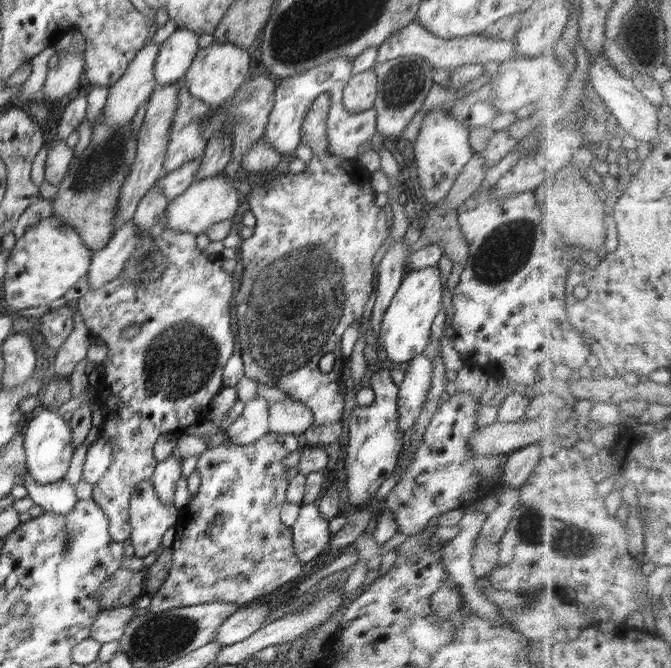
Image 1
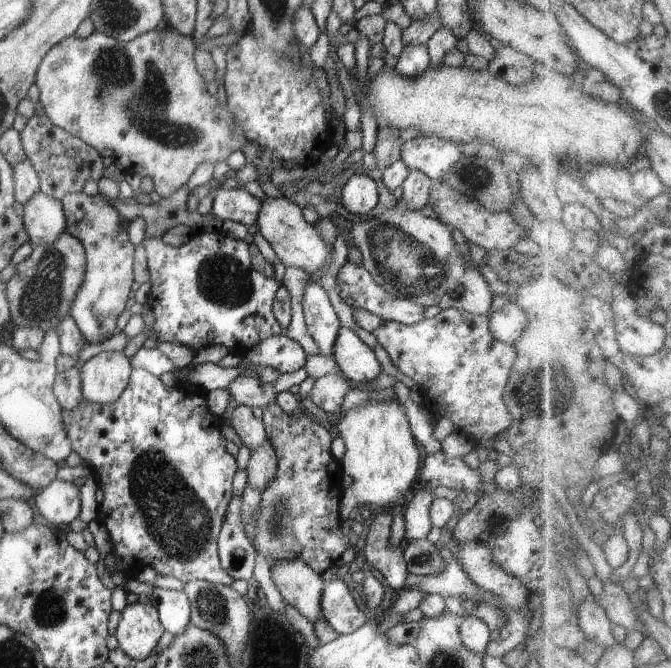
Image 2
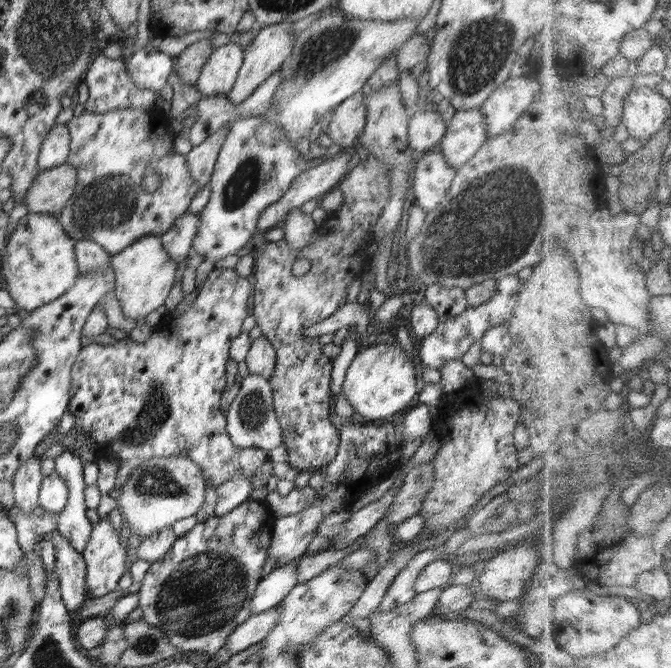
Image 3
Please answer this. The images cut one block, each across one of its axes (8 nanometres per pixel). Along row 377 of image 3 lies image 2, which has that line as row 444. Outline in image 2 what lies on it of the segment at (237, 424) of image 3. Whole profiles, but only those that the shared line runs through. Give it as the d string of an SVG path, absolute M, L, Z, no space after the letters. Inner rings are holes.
M236 406L232 410L230 422L242 442L246 444L251 452L262 447L269 440L263 426L263 420L256 419L249 407Z

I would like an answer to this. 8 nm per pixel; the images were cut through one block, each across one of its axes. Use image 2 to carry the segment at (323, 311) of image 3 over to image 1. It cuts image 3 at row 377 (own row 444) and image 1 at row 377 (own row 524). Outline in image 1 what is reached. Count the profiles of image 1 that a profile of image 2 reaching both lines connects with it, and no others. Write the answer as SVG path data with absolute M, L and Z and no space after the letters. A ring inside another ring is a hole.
M328 93L321 94L311 106L303 125L301 126L301 142L313 150L310 161L306 163L305 170L293 174L281 172L272 177L262 180L262 182L252 185L252 189L247 196L248 208L256 217L253 237L241 241L240 254L242 255L242 264L244 265L244 274L240 288L234 296L236 302L236 338L240 344L240 354L245 366L245 376L250 380L266 385L266 387L278 388L294 400L303 402L314 413L314 422L308 430L305 430L304 436L307 440L307 446L326 447L329 444L340 442L342 434L342 425L344 416L345 395L338 390L338 384L341 381L343 368L345 366L344 355L340 351L341 336L346 329L357 320L360 320L364 314L364 307L373 292L374 266L372 260L384 241L389 236L388 216L384 207L378 207L375 203L376 192L372 188L369 172L360 167L355 160L345 159L330 154L327 139L327 120L332 98Z

